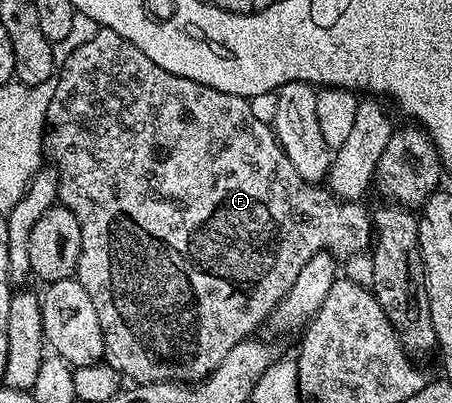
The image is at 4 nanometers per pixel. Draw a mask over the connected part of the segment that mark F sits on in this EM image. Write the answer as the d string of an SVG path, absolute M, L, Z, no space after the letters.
M100 28L92 40L70 53L70 58L55 75L57 87L50 100L44 125L43 153L52 157L56 172L59 205L70 208L78 216L82 228L82 252L78 256L78 268L74 277L90 292L94 309L98 311L98 324L102 324L102 336L107 357L125 379L141 382L200 382L214 372L226 352L234 344L253 337L252 332L271 317L277 304L290 292L298 272L306 268L310 256L319 250L327 250L336 256L363 254L373 245L374 227L369 207L359 201L340 201L323 185L307 182L294 172L294 164L286 160L276 131L267 121L256 115L249 99L234 96L230 92L218 92L198 80L186 76L174 76L166 68L158 68L146 52L142 52L130 40L118 36L118 32Z

